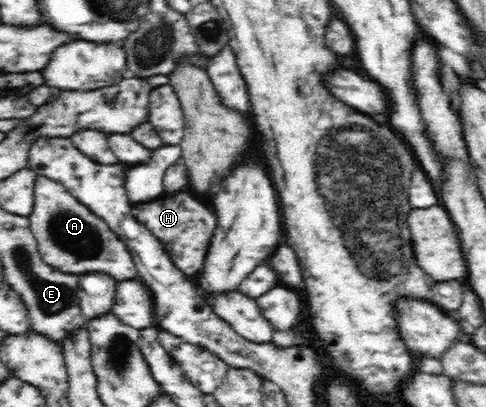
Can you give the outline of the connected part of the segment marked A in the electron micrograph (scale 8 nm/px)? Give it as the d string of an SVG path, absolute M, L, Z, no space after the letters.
M37 175L33 187L34 209L27 216L37 239L42 260L66 274L103 273L117 282L138 277L137 268L126 243L91 209L71 195L62 183Z

